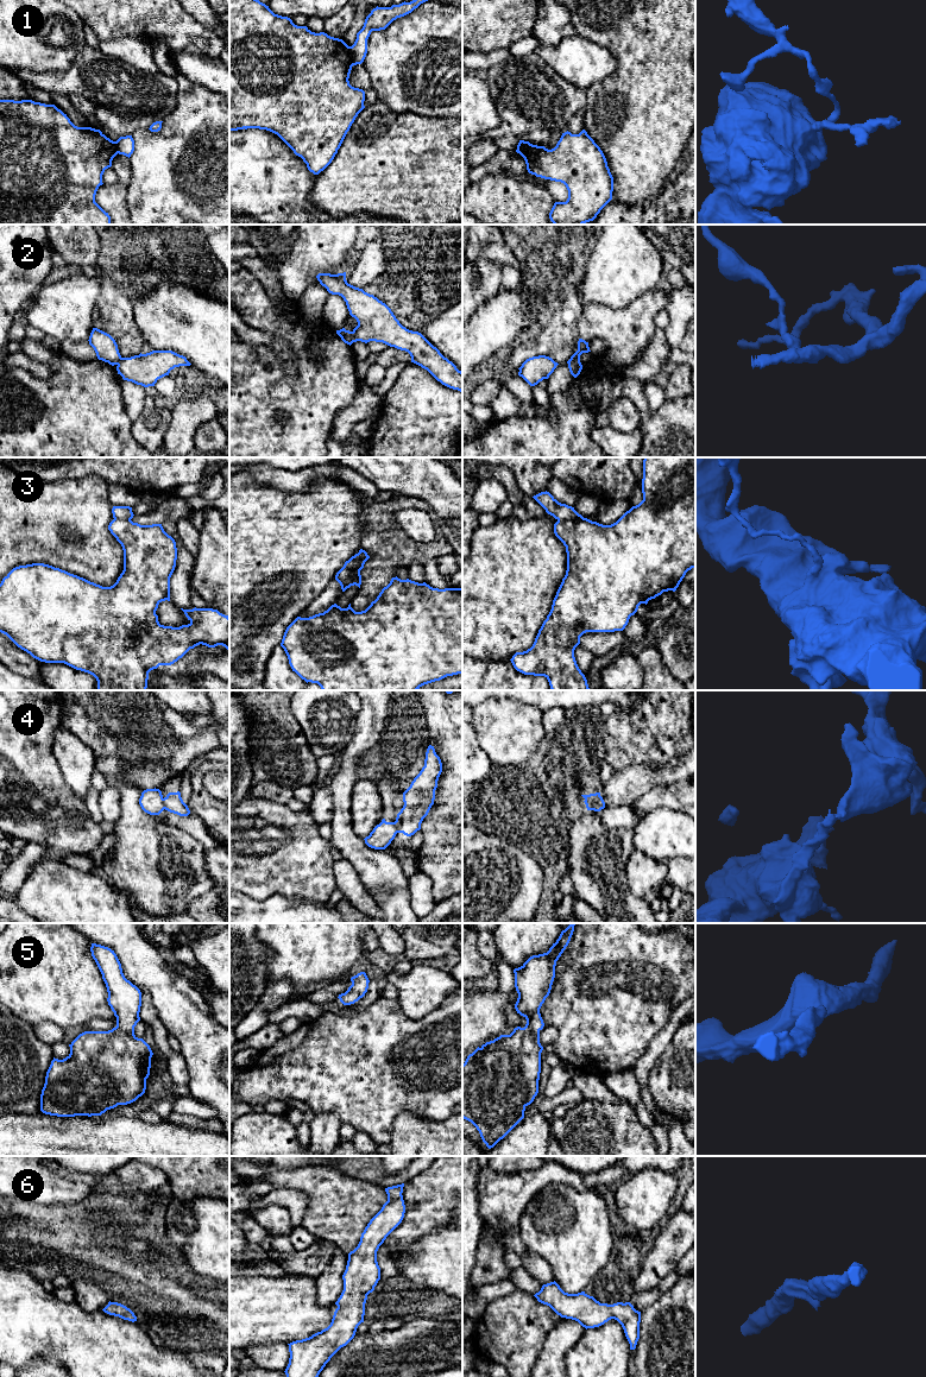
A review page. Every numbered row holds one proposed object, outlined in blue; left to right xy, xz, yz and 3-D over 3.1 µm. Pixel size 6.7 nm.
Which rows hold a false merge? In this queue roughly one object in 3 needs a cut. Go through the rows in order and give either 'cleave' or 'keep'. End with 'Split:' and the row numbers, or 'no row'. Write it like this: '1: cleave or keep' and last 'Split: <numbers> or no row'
1: cleave
2: cleave
3: cleave
4: cleave
5: keep
6: keep
Split: 1, 2, 3, 4

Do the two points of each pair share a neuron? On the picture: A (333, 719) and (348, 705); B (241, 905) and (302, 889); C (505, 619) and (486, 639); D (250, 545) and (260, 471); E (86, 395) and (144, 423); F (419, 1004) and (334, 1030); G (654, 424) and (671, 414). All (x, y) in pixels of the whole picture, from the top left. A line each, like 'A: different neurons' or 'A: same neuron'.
A: same neuron
B: different neurons
C: same neuron
D: different neurons
E: different neurons
F: different neurons
G: same neuron

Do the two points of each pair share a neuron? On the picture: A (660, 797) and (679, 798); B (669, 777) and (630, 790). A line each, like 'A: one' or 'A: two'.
A: one
B: one

